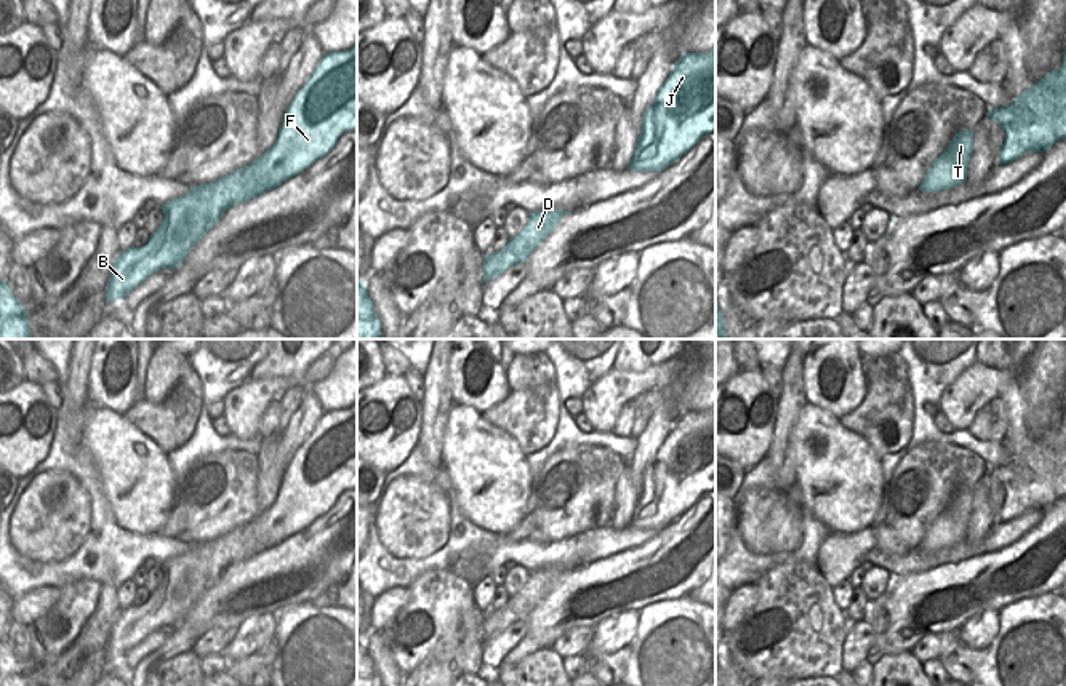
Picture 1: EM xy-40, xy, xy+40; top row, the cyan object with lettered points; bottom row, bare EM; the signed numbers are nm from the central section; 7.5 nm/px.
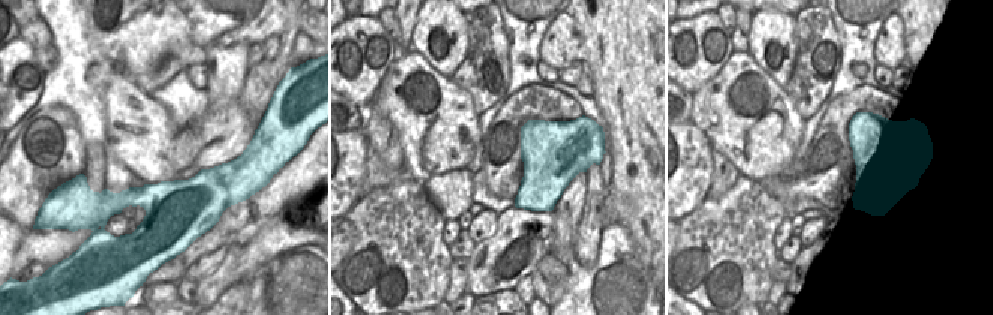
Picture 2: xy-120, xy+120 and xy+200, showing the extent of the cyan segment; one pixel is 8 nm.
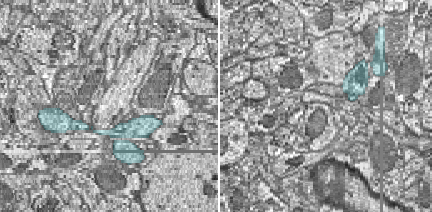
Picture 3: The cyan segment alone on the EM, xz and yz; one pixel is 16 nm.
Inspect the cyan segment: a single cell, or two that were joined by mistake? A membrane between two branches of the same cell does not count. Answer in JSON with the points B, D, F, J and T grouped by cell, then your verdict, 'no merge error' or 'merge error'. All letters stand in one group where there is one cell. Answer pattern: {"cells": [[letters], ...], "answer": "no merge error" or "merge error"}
{"cells": [["B", "D", "F", "J", "T"]], "answer": "no merge error"}

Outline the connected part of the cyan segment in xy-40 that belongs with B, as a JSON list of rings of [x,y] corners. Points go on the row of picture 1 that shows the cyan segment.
[[[357,43],[351,50],[323,53],[315,70],[282,118],[275,144],[251,163],[210,184],[194,185],[184,197],[160,206],[162,225],[141,248],[120,251],[106,286],[106,302],[125,299],[126,294],[160,269],[174,269],[195,243],[219,222],[224,211],[245,203],[303,173],[327,155],[343,133],[357,128]]]

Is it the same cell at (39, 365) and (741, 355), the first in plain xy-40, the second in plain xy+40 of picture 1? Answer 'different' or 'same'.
same

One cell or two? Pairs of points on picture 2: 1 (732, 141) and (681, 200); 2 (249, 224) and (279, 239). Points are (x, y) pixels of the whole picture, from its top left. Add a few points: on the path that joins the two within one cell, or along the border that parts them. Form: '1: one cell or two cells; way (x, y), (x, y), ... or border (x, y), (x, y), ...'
1: two cells; border (692, 123), (704, 134), (714, 150)
2: two cells; border (293, 215), (285, 212), (270, 219), (243, 246)

